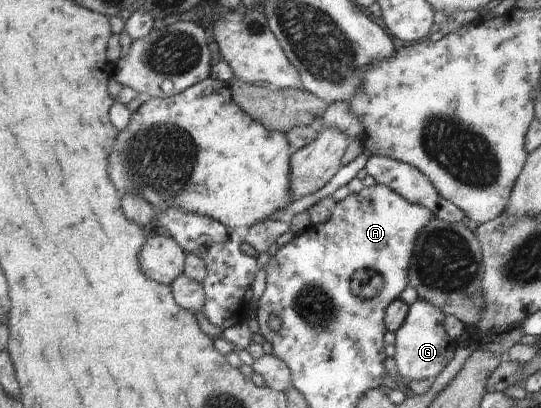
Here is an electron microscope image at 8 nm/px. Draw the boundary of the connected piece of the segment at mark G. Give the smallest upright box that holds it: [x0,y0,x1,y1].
[396,299,458,389]

